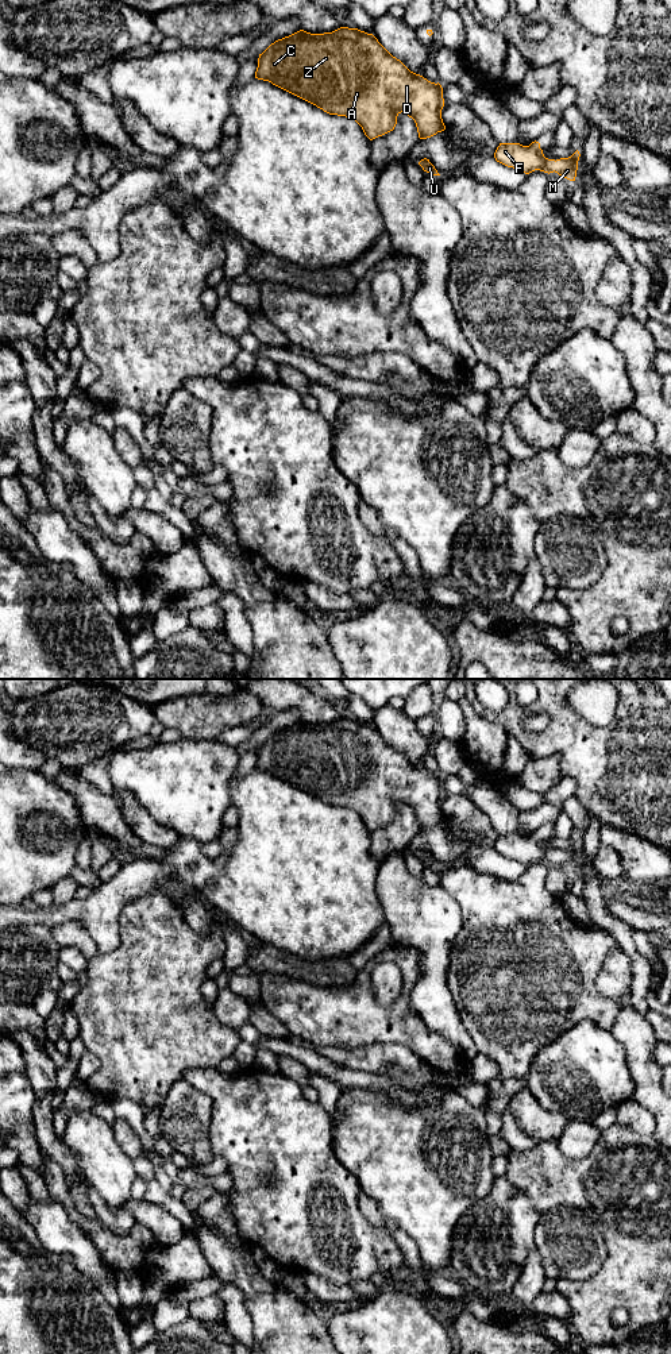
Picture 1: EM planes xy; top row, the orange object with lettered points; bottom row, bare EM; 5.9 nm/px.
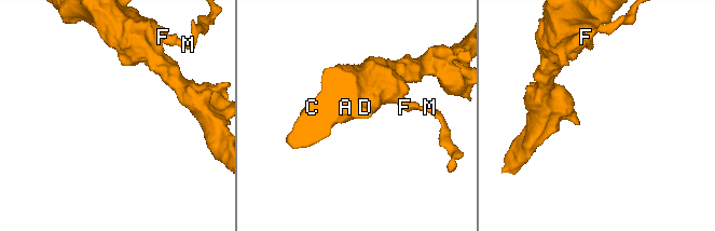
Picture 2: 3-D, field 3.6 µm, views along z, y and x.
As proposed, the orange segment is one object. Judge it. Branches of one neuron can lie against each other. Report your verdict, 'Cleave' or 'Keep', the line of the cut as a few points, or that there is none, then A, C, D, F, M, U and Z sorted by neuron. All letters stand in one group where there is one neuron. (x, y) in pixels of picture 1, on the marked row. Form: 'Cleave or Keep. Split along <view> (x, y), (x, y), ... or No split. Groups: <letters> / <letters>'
Keep. No split. Groups: A C D F M U Z

